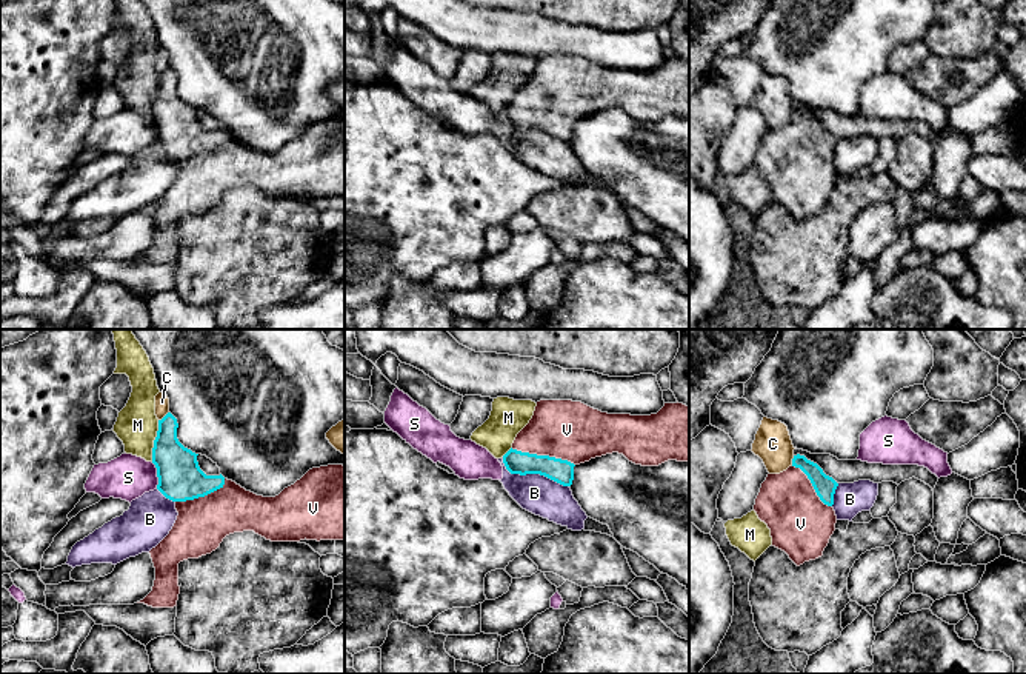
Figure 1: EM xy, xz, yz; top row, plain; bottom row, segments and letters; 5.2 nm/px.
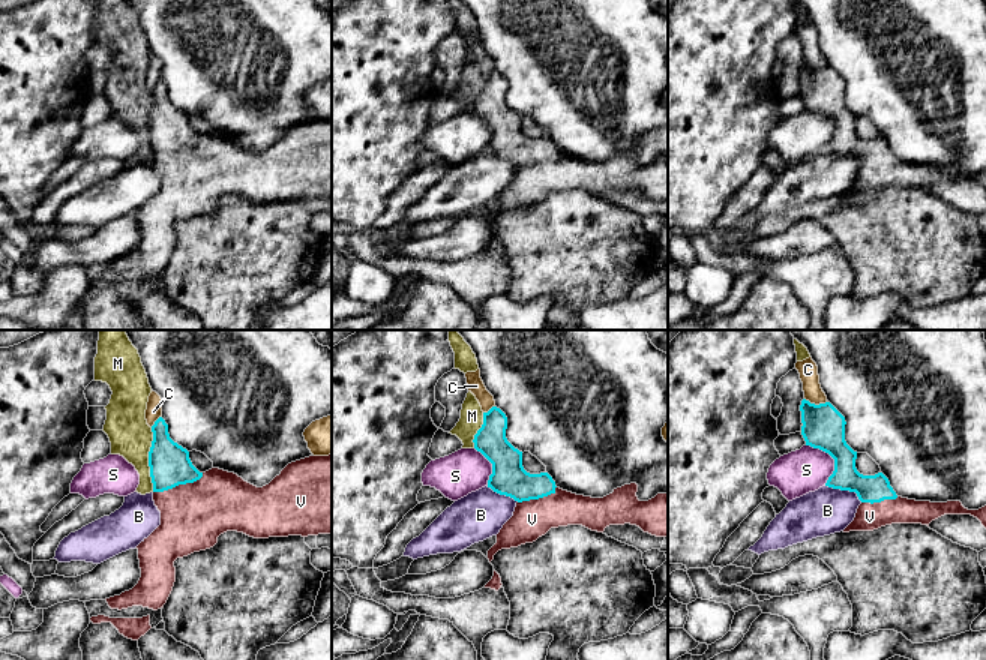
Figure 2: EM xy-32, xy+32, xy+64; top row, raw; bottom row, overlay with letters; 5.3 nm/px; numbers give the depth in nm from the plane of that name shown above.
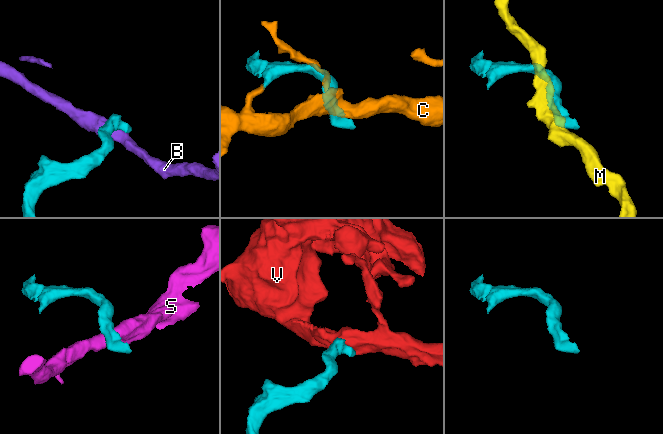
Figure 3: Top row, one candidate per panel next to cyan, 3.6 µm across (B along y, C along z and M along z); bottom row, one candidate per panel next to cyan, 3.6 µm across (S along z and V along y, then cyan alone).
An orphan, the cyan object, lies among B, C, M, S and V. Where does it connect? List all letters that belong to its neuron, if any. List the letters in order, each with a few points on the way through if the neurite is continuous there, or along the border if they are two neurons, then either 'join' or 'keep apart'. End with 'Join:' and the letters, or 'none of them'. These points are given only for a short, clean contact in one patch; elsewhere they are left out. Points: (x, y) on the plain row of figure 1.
B: border xz (502, 113), (502, 117), (511, 128), (543, 130), (568, 142); keep apart
C: keep apart
M: keep apart
S: keep apart
V: way xz (562, 126), (543, 111), (566, 85); join
Join: V

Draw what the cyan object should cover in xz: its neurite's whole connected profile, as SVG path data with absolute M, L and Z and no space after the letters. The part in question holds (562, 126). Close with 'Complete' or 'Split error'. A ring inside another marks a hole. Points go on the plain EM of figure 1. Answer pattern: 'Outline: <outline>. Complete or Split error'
Outline: M540 55L529 78L503 111L503 118L511 129L540 129L571 142L575 120L612 108L641 122L658 122L668 115L689 117L689 62L665 58L657 69L631 71L601 68L581 57Z. Split error

